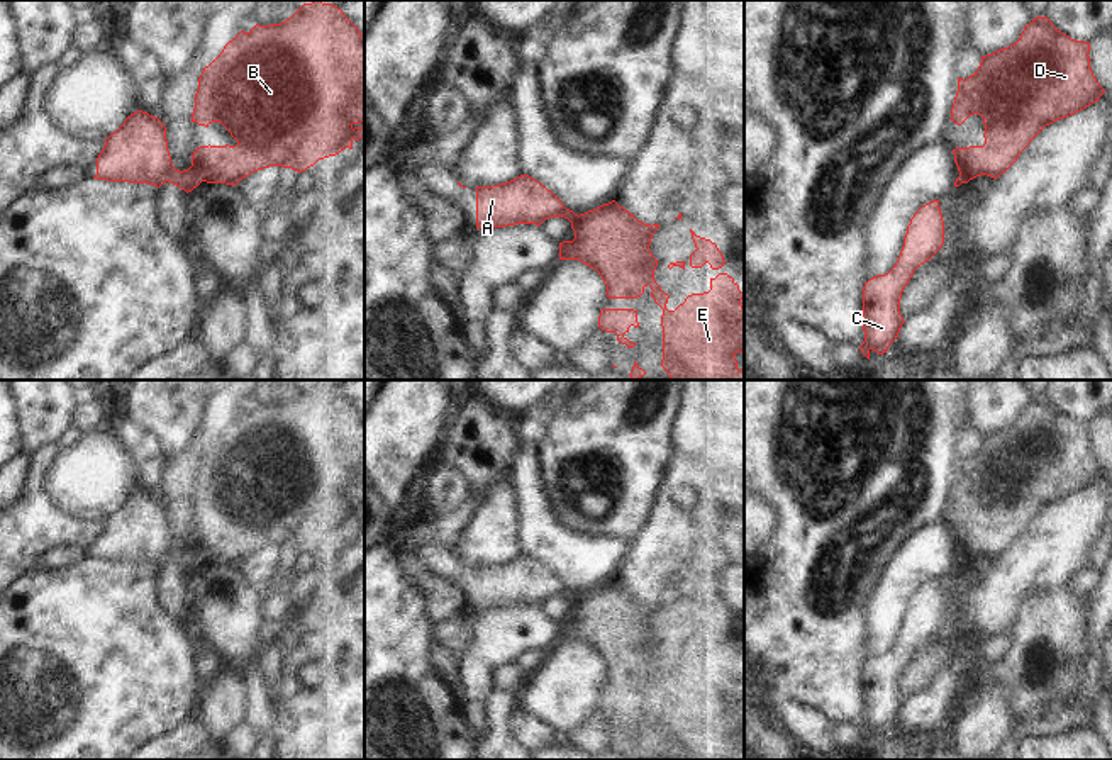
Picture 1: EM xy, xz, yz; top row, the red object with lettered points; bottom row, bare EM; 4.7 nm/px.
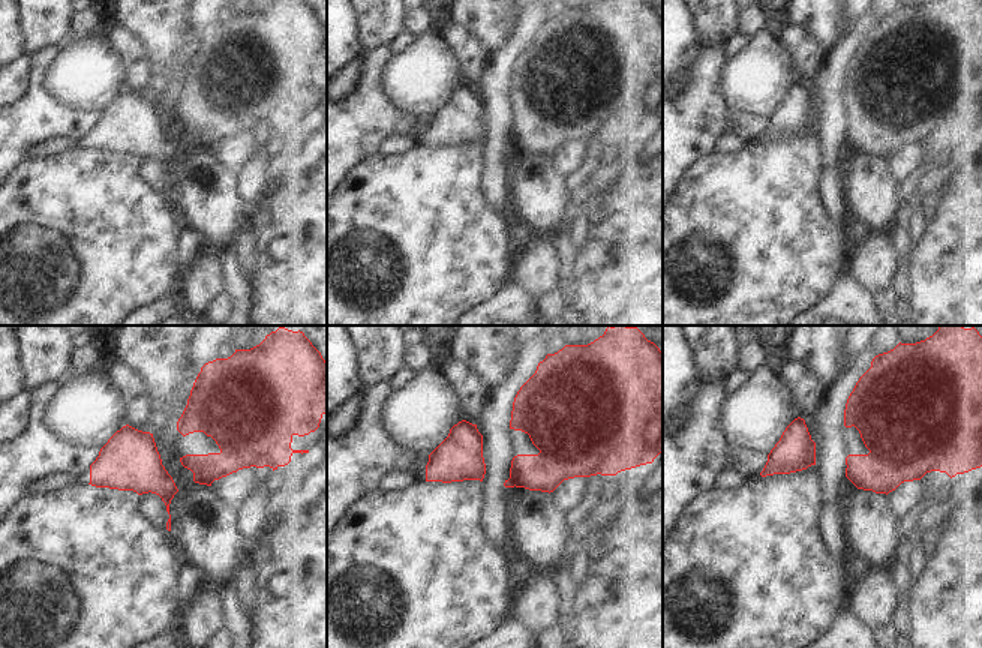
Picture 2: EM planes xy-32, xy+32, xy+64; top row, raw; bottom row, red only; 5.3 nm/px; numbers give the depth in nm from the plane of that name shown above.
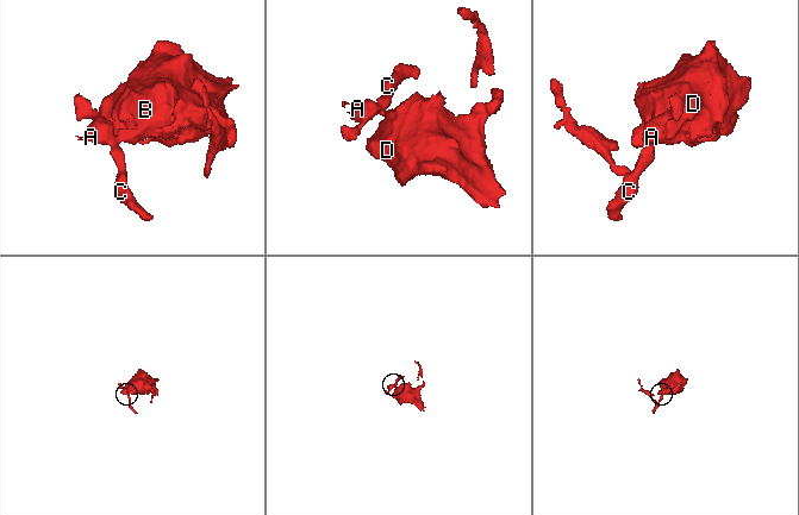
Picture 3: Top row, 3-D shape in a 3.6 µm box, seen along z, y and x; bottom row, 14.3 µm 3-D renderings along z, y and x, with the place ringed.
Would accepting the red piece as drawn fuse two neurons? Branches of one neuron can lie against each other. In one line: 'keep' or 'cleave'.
cleave

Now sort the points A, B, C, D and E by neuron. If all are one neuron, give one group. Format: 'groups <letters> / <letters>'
groups A C / B D E

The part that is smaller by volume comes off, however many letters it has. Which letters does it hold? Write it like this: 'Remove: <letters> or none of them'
Remove: A, C.

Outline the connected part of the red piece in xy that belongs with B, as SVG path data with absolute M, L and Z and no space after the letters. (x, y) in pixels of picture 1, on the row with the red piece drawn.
M314 0L303 3L281 24L259 25L241 31L222 53L203 68L195 93L192 122L208 127L220 122L237 141L236 146L200 146L192 154L192 166L207 183L237 185L251 173L283 166L298 173L319 159L353 149L353 142L364 136L364 37L359 29L332 3Z

